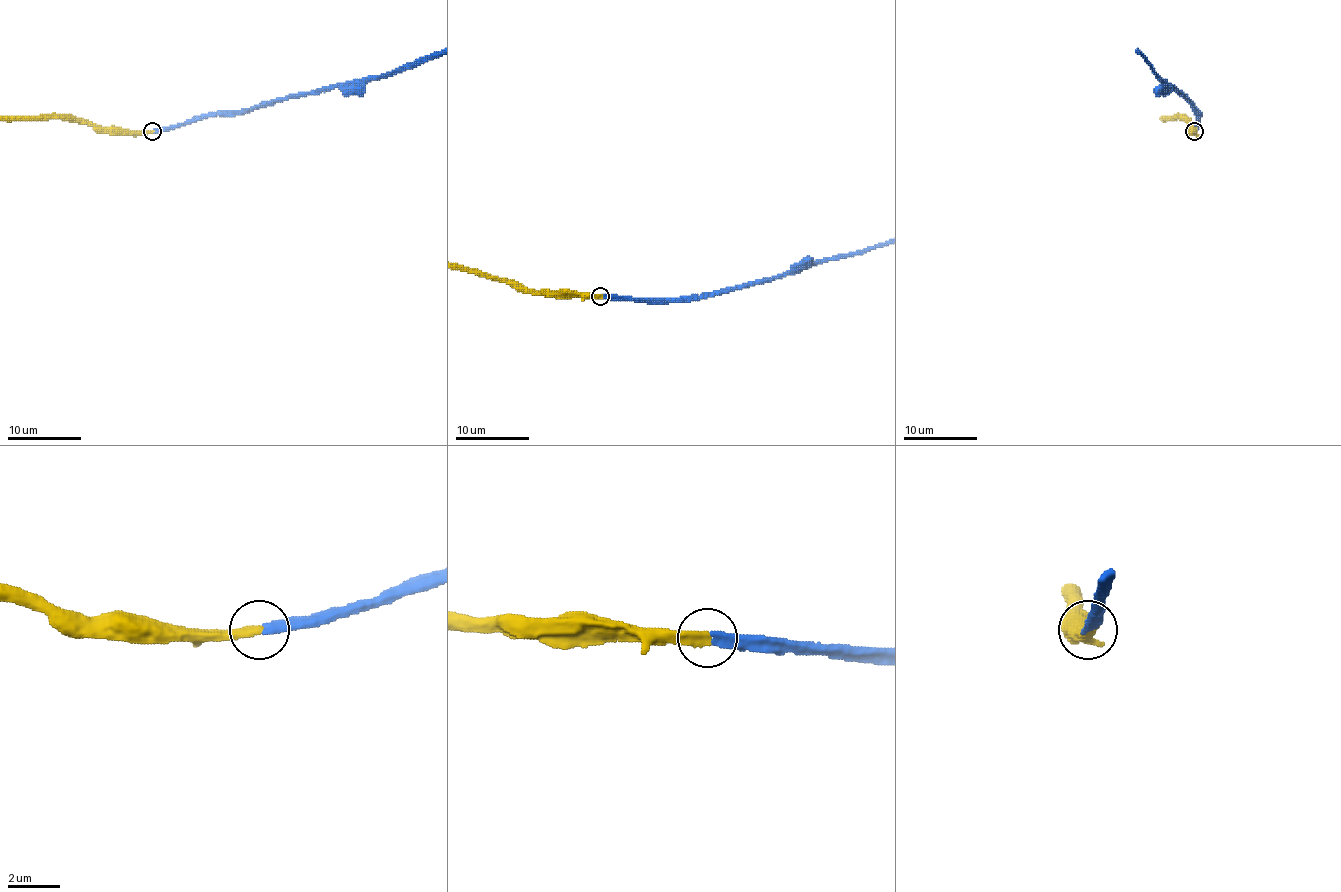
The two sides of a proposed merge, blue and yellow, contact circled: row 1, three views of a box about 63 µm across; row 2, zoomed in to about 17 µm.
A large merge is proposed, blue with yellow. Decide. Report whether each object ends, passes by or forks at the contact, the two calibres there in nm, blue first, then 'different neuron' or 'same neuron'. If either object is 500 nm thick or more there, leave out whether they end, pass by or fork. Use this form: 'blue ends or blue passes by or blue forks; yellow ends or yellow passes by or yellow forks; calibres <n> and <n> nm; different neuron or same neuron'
blue ends; yellow ends; calibres 360 and 400 nm; same neuron

